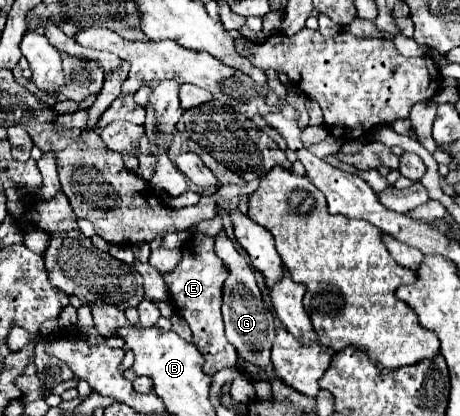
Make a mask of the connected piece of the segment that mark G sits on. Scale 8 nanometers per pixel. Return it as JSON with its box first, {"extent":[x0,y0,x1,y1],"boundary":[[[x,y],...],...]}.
{"extent":[215,232,275,372],"boundary":[[[219,232],[215,236],[215,254],[223,260],[223,264],[229,270],[229,276],[223,284],[223,320],[225,320],[225,334],[227,340],[237,348],[239,356],[265,368],[267,372],[273,372],[273,364],[269,358],[269,350],[275,338],[275,316],[269,310],[267,302],[263,302],[261,290],[255,282],[253,270],[247,264],[247,260],[239,254],[239,250],[233,246],[233,240],[225,236],[225,232]]]}

